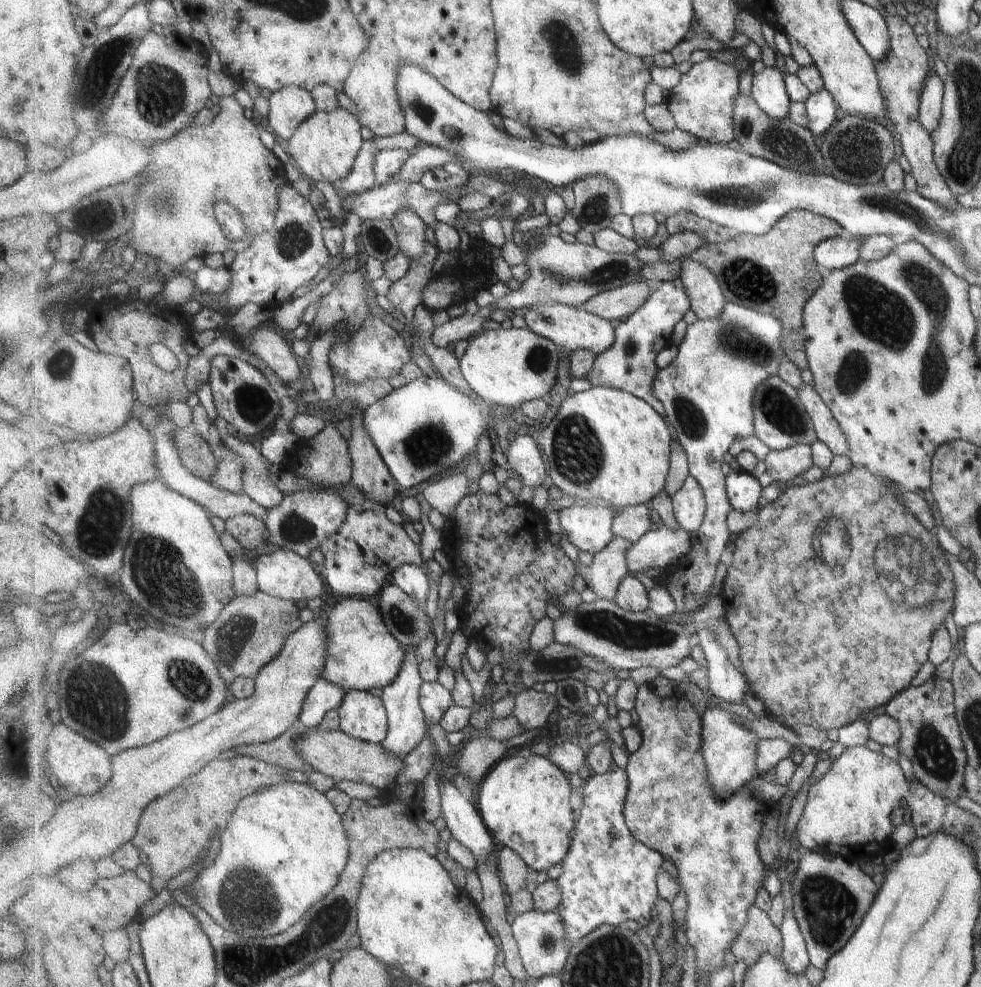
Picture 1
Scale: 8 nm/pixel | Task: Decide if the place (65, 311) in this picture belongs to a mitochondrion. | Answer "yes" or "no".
no

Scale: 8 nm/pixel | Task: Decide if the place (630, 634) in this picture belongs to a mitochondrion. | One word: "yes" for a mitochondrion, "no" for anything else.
yes

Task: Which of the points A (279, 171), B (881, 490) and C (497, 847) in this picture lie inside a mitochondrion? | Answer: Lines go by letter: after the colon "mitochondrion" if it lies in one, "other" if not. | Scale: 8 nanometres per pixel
A: other
B: mitochondrion
C: other

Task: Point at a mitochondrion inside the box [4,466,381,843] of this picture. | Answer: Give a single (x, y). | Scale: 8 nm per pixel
(157, 570)

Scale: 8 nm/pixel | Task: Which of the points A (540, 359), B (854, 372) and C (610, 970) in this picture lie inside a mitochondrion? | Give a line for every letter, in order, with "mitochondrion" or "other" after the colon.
A: mitochondrion
B: mitochondrion
C: mitochondrion

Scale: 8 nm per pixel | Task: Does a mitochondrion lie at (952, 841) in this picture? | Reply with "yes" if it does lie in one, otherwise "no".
no

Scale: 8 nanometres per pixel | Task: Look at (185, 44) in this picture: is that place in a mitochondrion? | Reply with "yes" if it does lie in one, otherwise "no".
no

